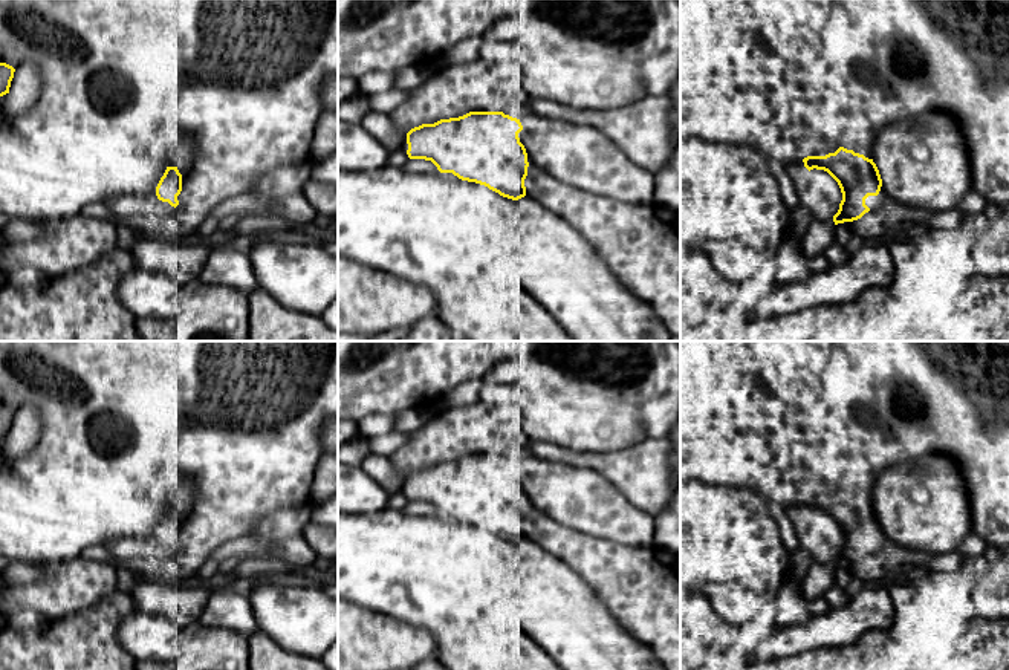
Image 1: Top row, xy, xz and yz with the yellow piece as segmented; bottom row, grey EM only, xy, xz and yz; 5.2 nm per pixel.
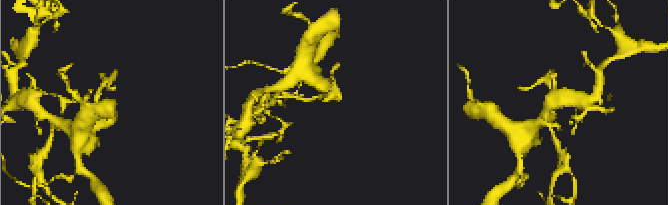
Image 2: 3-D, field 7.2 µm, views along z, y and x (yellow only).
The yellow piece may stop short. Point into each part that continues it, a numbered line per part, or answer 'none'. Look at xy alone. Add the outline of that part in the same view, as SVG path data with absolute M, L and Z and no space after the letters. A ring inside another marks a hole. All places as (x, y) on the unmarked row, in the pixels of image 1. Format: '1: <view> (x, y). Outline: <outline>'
1: xy (187, 494). Outline: M187 482L180 491L180 499L179 499L176 509L179 516L185 519L188 517L193 505L194 505L194 486L191 482Z

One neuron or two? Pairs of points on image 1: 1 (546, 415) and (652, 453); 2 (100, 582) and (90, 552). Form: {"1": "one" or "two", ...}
{"1": "two", "2": "two"}

